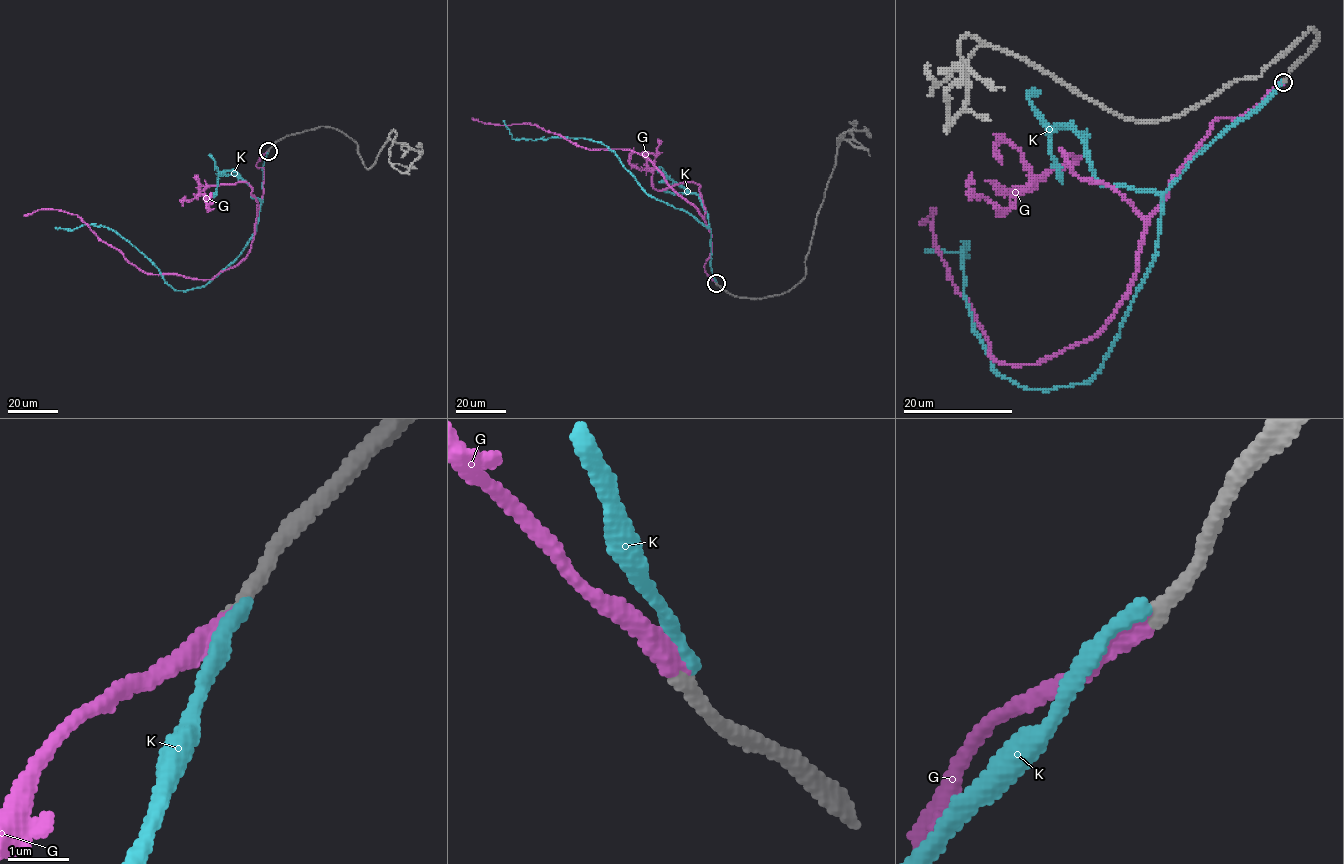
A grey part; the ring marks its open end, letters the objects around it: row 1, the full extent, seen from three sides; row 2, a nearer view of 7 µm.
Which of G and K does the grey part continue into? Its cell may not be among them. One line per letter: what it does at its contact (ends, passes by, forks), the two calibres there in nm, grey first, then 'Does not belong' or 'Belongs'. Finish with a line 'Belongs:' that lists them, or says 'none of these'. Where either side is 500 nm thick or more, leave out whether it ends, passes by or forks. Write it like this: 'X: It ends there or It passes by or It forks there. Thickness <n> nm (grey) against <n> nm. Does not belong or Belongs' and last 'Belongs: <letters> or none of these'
G: It ends there. Thickness 260 nm (grey) against 380 nm. Belongs
K: It ends there. Thickness 260 nm (grey) against 220 nm. Does not belong
Belongs: G

